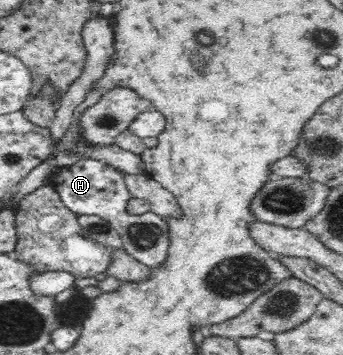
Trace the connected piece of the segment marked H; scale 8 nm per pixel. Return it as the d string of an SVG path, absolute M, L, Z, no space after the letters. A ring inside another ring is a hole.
M81 159L77 163L60 168L60 171L52 177L52 186L62 198L64 206L77 216L92 214L108 221L108 224L118 231L122 247L140 263L149 267L160 265L166 261L168 253L170 243L168 225L165 218L152 212L137 216L128 213L128 203L132 196L126 186L124 174L106 163Z

